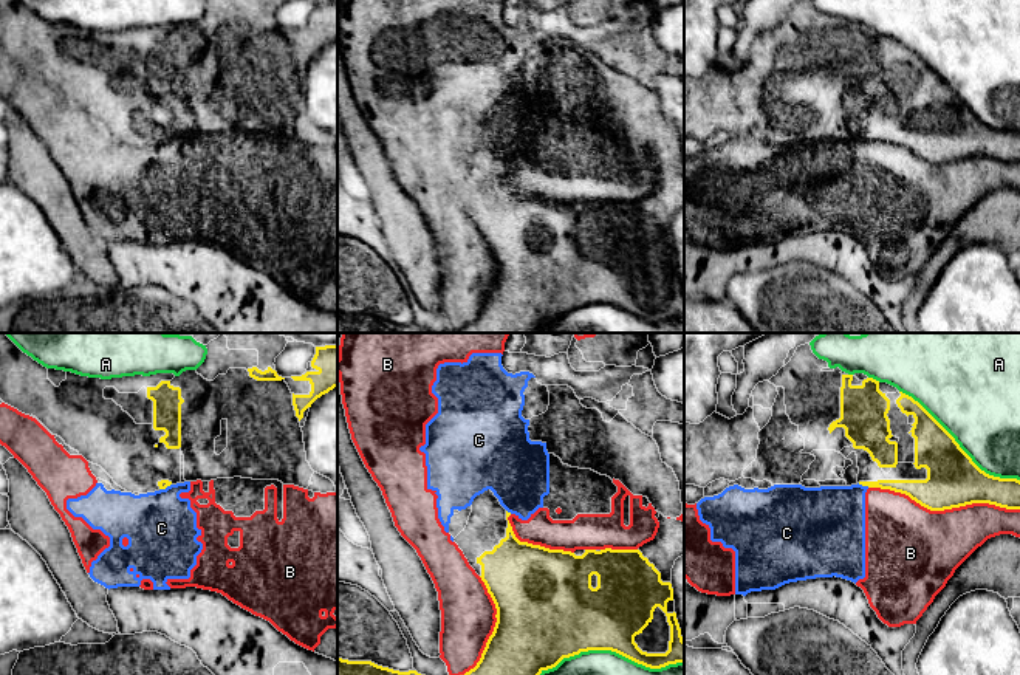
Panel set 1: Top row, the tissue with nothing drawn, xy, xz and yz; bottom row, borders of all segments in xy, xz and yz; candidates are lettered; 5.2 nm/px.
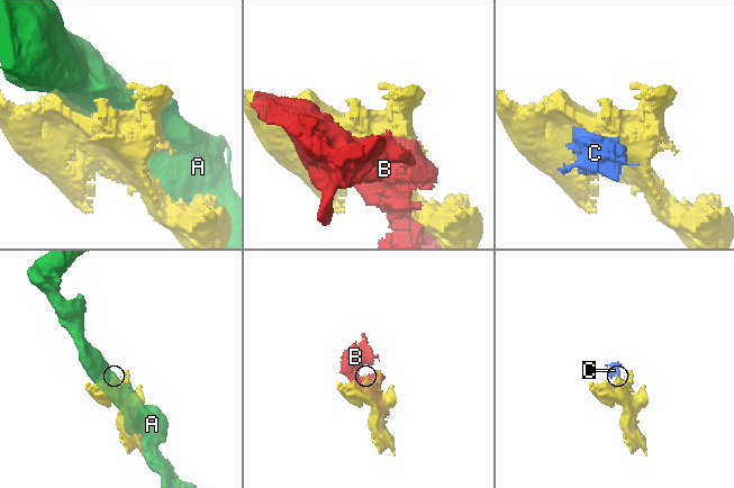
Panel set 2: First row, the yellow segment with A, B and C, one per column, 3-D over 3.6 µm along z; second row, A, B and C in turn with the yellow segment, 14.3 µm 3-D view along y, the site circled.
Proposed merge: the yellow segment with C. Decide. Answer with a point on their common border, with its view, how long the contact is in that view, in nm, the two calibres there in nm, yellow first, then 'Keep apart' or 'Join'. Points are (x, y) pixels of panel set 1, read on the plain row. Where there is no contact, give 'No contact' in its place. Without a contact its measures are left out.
Touches yellow at yz (864, 138). Shared border 70 nm. Thickness 90 nm (yellow) against 360 nm. Keep apart

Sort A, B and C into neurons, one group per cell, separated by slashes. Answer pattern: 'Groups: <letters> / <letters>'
Groups: A / B C

